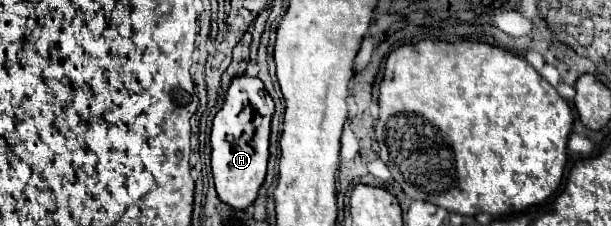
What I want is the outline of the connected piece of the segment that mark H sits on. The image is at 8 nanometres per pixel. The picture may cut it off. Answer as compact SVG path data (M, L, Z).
M242 74L232 80L226 102L218 110L212 126L212 172L216 182L216 192L222 202L232 208L248 208L264 182L268 164L268 138L270 120L274 114L274 102L266 92L260 78Z

